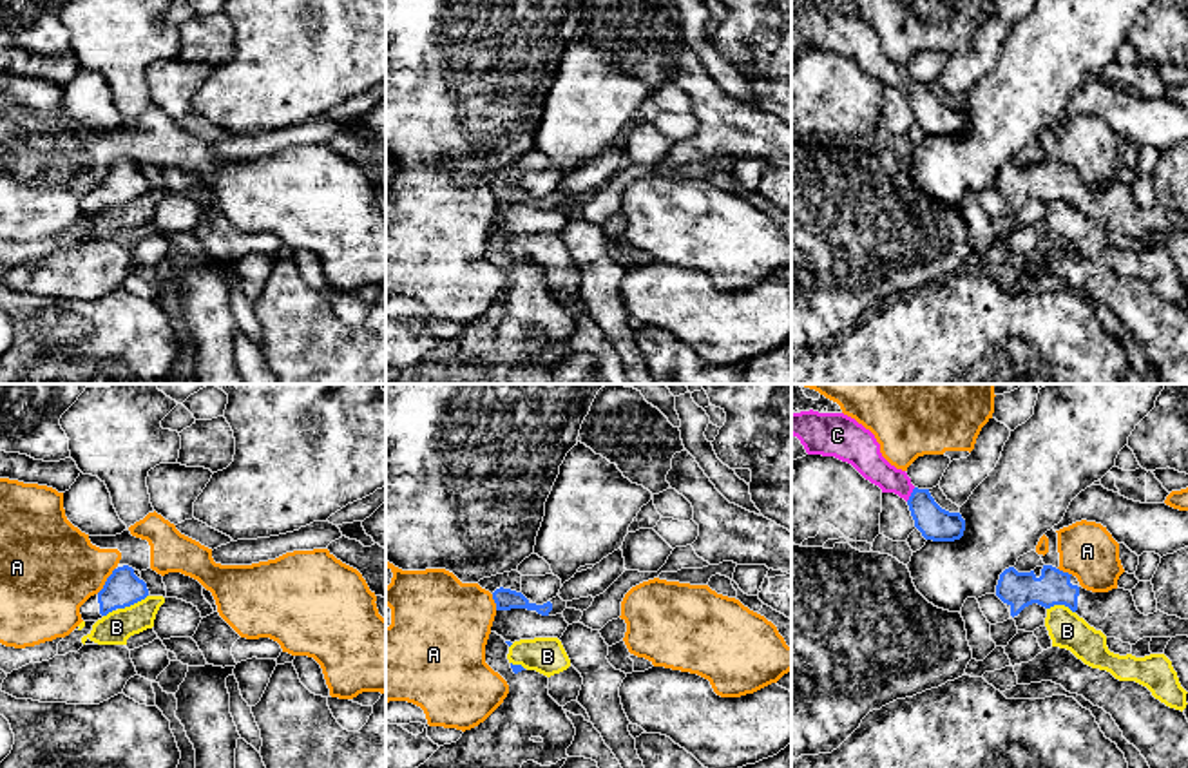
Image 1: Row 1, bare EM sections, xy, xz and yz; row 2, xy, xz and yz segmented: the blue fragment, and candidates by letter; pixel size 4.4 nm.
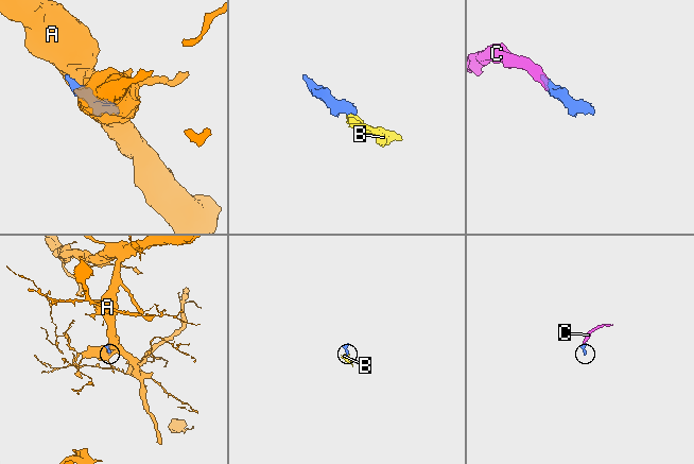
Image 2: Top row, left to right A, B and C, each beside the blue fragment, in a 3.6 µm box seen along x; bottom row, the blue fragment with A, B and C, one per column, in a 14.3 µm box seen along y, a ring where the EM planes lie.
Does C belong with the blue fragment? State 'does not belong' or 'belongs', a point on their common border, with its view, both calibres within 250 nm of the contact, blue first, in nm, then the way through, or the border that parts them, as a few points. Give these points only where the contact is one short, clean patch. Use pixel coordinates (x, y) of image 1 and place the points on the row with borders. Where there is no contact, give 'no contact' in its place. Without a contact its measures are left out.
belongs; contact yz (911, 495); calibres 150 and 140 nm; way yz (937, 524), (911, 495), (868, 460)

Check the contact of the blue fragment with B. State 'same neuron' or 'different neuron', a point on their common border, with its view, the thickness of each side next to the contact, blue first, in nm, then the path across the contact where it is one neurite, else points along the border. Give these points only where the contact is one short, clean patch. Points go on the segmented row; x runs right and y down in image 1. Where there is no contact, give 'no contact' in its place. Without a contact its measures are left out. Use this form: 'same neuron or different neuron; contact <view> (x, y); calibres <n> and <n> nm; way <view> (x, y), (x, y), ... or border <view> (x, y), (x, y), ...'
different neuron; contact xy (133, 604); calibres 160 and 150 nm; border xy (147, 595), (118, 609)

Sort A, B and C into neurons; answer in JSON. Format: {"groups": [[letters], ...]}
{"groups": [["A"], ["B"], ["C"]]}

